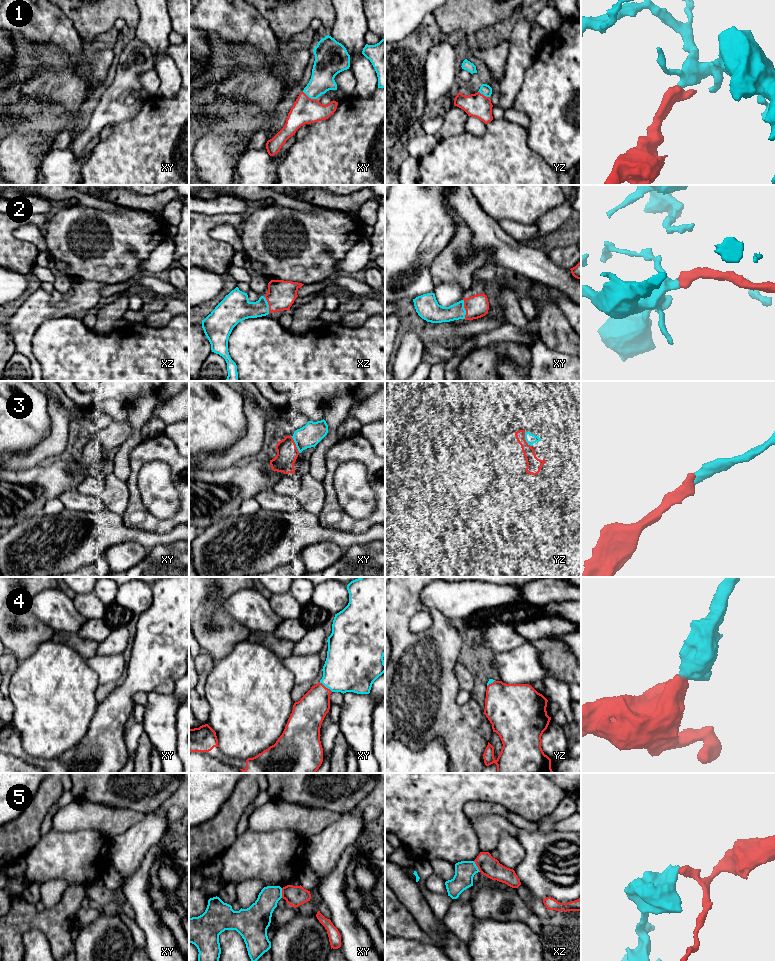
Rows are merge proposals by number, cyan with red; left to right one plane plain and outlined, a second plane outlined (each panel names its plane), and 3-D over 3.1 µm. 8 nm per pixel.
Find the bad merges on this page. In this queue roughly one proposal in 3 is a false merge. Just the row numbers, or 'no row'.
5

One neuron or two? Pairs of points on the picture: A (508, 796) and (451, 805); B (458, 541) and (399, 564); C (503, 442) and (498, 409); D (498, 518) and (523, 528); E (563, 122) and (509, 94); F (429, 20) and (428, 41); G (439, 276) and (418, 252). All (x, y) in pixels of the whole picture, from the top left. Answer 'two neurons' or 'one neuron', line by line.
A: one neuron
B: two neurons
C: two neurons
D: two neurons
E: two neurons
F: one neuron
G: two neurons

